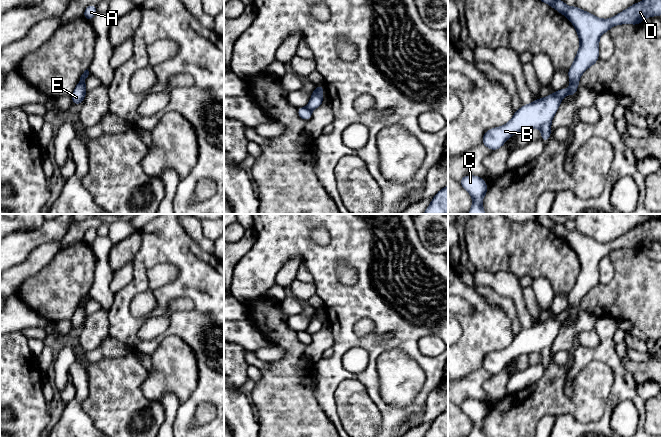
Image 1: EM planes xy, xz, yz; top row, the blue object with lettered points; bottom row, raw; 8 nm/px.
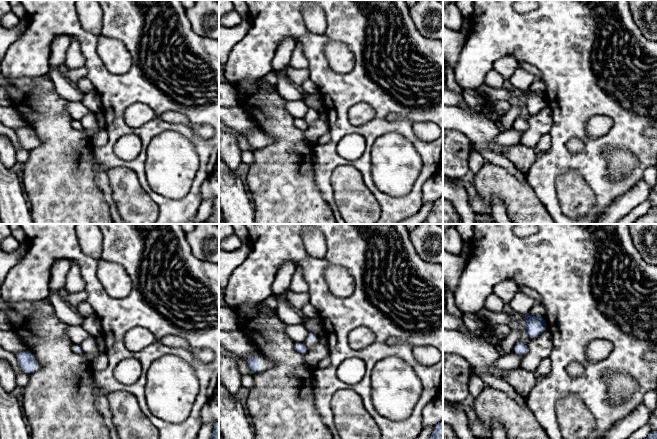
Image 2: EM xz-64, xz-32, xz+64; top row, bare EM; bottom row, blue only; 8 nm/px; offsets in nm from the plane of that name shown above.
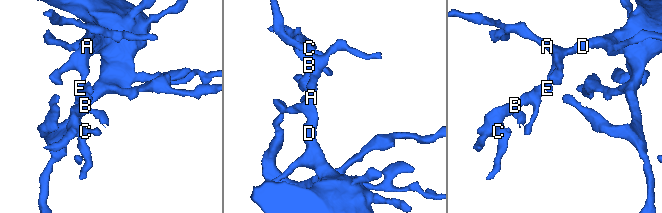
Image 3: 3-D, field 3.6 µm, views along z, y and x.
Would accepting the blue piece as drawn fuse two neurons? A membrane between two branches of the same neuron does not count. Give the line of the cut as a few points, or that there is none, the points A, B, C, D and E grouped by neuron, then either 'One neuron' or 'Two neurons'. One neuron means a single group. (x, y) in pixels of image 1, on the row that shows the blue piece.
Split along xz (306, 107), (311, 110). Groups: A D E / B C. Two neurons

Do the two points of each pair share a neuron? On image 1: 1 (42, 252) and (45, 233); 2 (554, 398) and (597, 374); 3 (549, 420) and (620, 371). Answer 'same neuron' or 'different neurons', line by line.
1: different neurons
2: same neuron
3: different neurons

